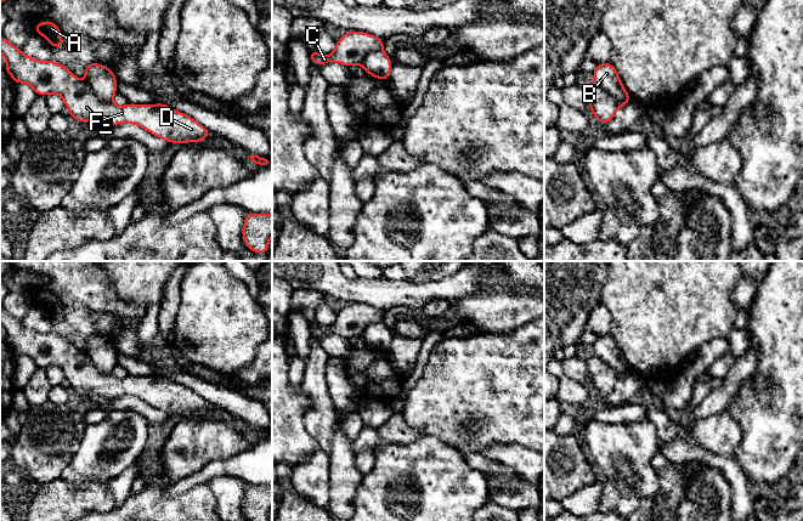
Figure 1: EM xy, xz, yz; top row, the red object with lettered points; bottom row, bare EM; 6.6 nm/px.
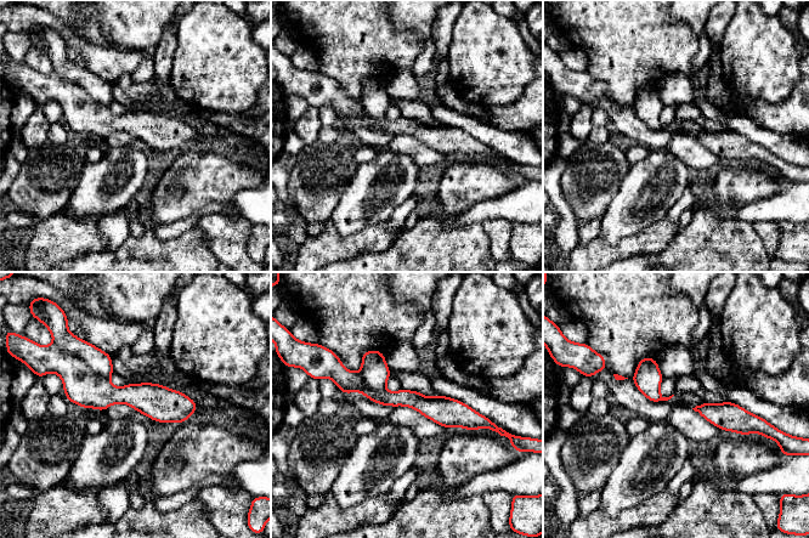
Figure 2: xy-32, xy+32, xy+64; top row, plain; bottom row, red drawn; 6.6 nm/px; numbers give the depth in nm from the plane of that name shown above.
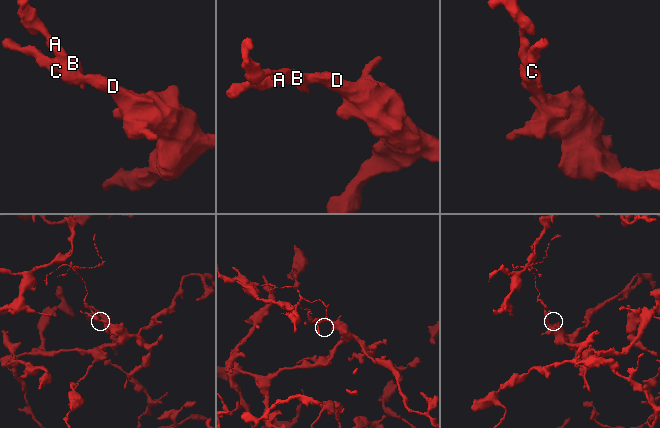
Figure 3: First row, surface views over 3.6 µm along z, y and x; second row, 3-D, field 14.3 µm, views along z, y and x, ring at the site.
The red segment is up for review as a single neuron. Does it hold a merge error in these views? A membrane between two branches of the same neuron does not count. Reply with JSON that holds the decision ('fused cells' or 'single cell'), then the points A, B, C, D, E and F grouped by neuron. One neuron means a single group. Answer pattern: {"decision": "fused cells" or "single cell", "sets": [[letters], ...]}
{"decision": "fused cells", "sets": [["A", "B"], ["C", "D", "E", "F"]]}

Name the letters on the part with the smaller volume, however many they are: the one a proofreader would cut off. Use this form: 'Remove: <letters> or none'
Remove: A, B

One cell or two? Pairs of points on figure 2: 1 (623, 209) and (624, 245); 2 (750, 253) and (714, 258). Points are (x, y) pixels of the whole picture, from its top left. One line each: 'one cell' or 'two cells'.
1: two cells
2: one cell

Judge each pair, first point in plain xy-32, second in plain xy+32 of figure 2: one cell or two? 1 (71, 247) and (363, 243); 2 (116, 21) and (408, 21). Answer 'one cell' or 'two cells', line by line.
1: one cell
2: one cell

